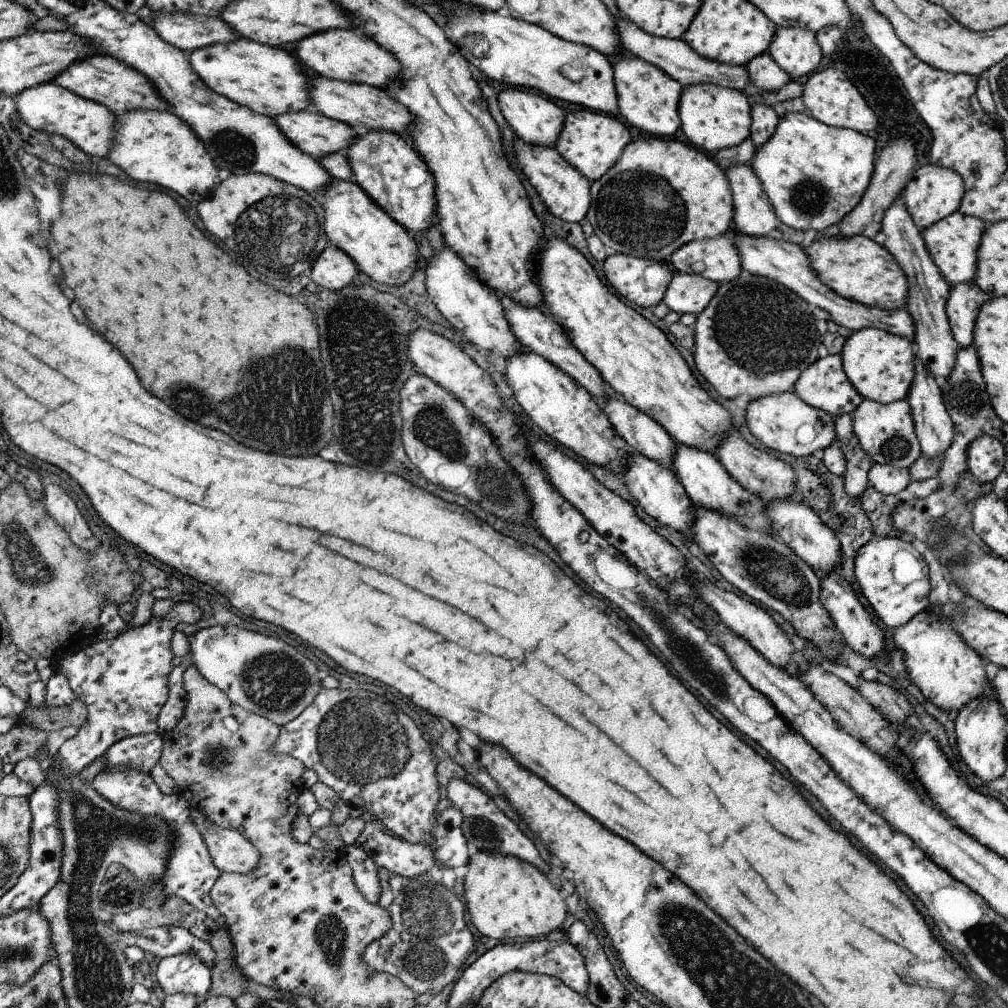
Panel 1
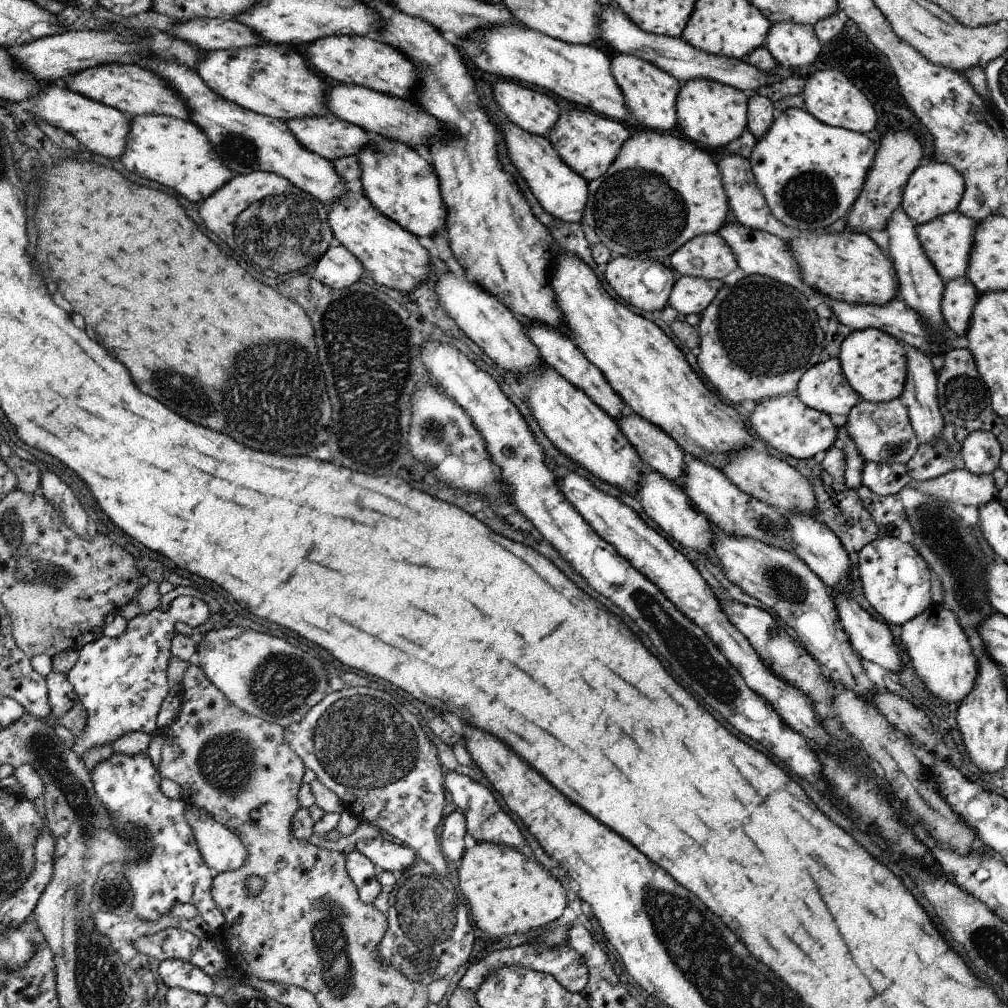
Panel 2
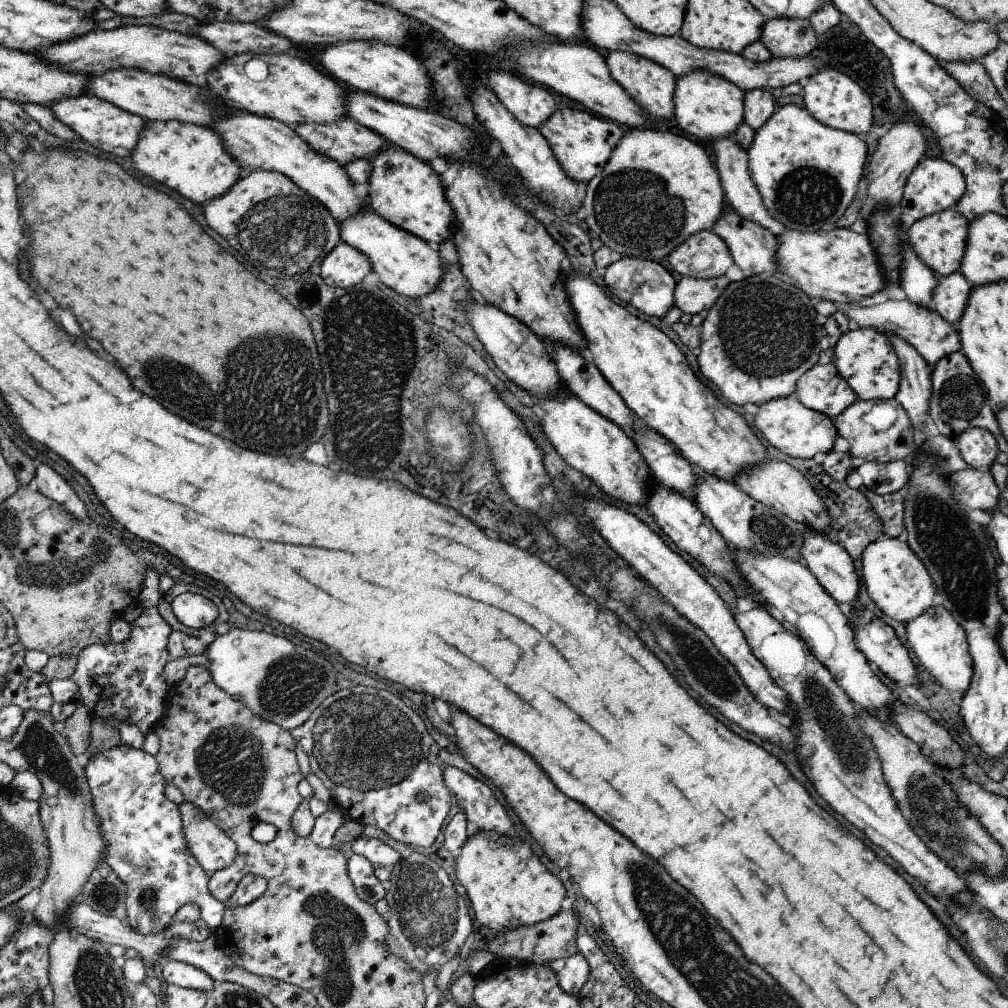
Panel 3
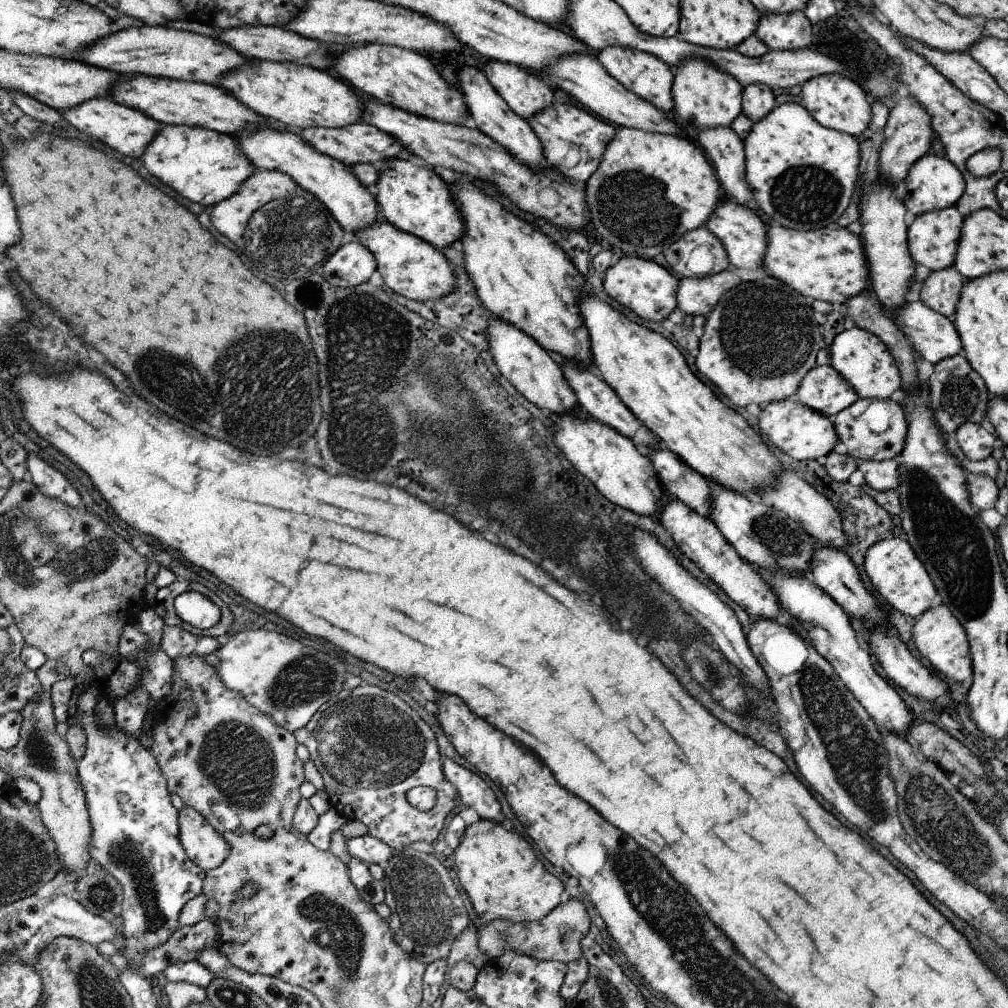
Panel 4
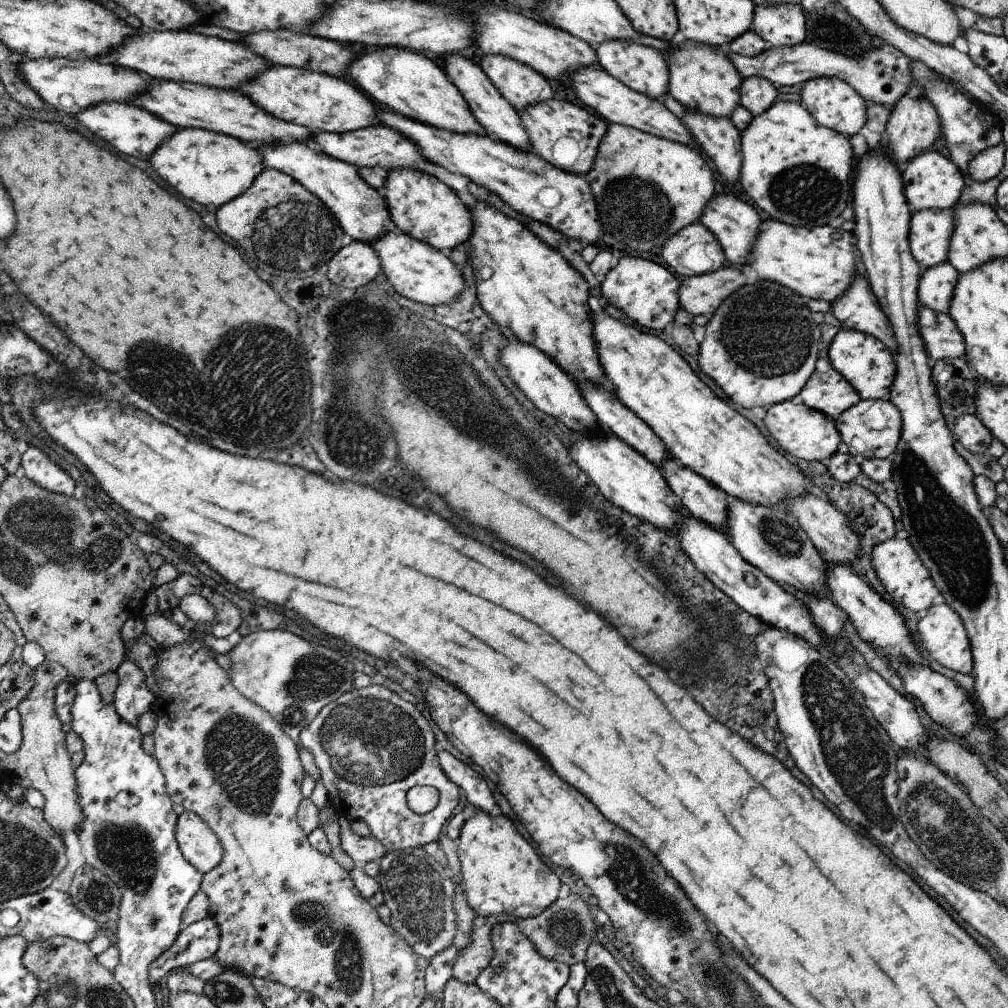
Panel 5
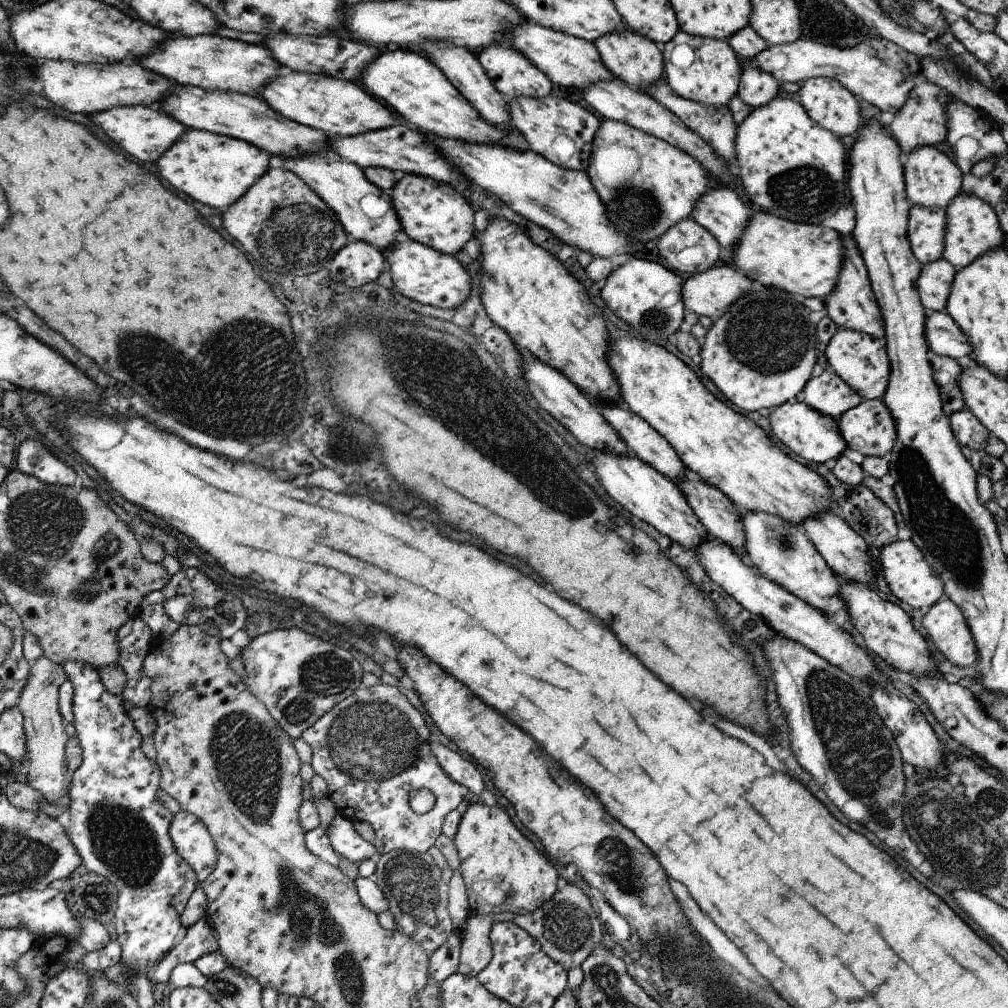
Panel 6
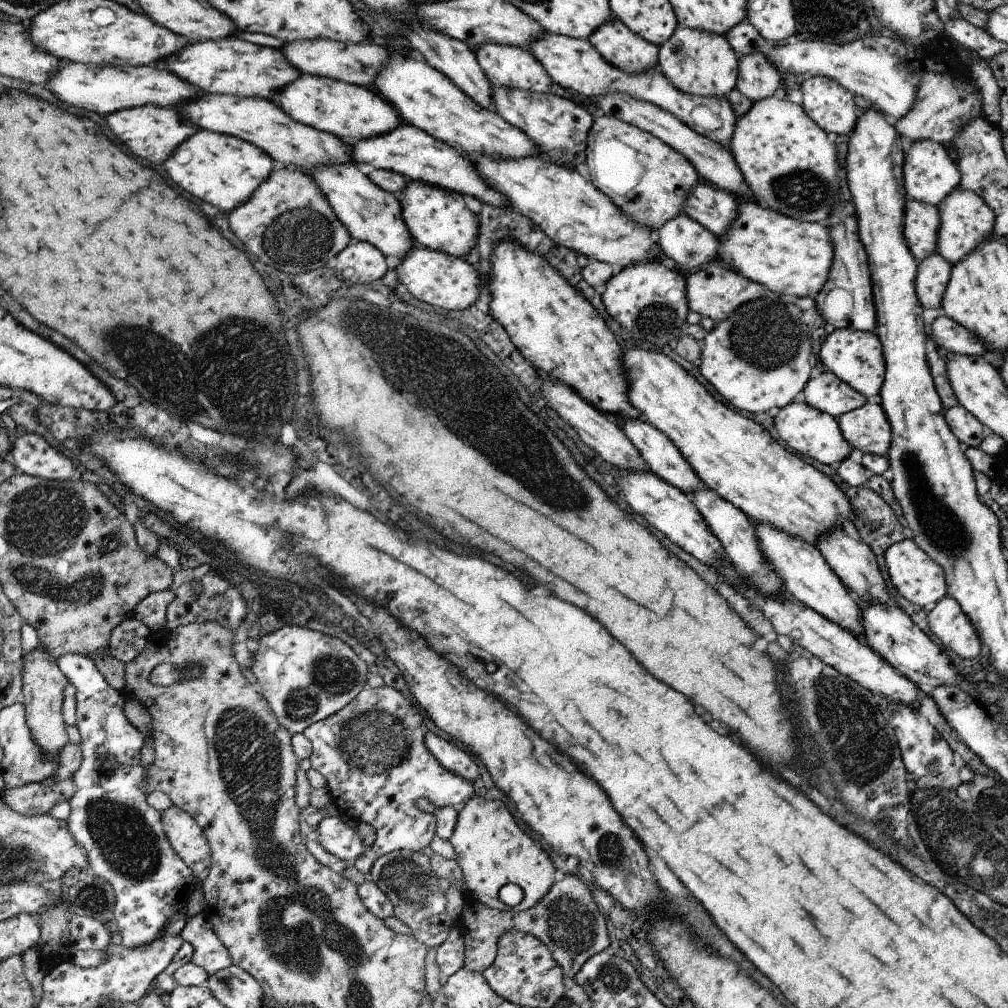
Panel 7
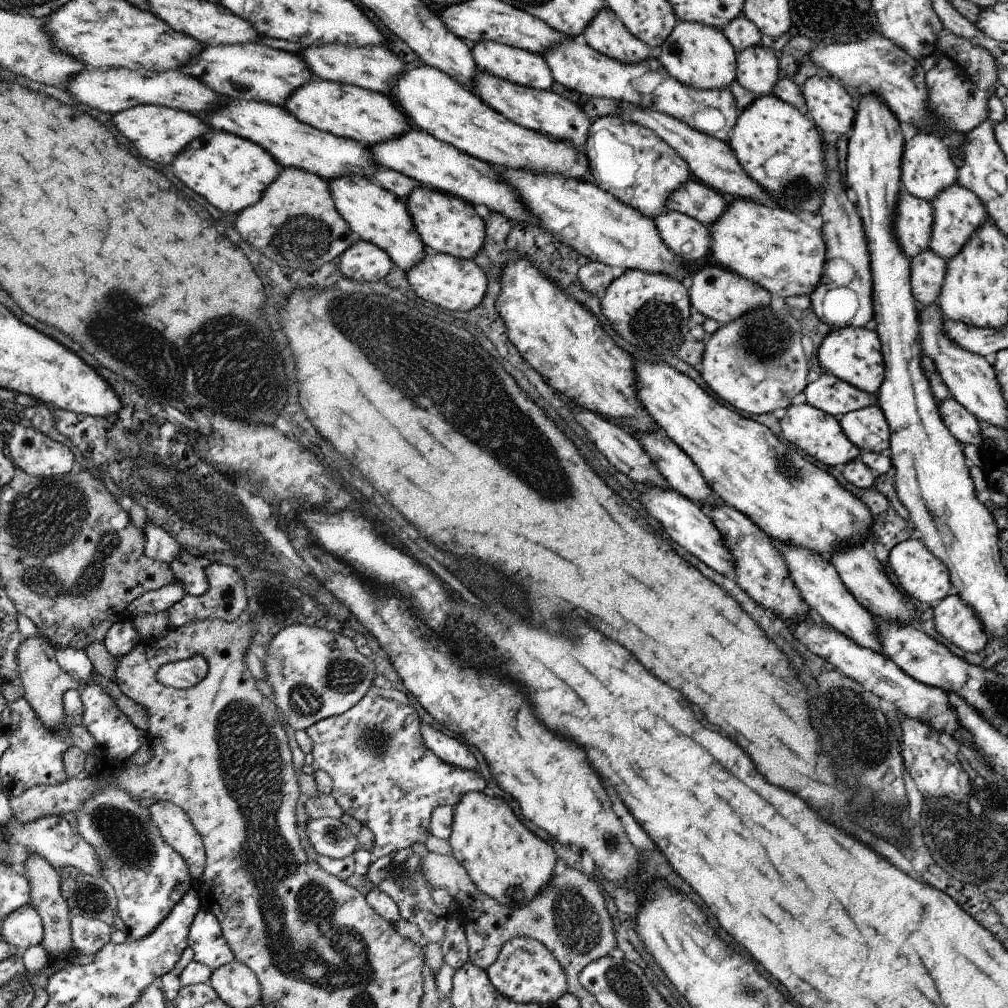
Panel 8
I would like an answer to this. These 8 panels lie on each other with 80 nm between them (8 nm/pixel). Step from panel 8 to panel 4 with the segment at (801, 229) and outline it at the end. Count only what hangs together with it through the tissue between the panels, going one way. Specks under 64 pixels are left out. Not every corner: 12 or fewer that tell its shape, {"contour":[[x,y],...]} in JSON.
{"contour":[[847,227],[766,228],[762,267],[797,293],[842,304],[870,289]]}

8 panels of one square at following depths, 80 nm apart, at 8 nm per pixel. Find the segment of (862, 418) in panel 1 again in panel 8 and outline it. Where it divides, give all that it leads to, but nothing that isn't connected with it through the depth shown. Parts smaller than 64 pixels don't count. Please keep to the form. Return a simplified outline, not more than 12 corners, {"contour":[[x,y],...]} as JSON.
{"contour":[[877,404],[841,415],[861,451],[888,452],[891,430]]}

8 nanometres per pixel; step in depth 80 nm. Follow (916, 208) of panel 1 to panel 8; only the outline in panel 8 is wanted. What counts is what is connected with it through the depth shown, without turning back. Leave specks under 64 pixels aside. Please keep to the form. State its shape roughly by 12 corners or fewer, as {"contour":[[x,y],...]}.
{"contour":[[944,138],[905,141],[902,188],[930,202],[956,183]]}

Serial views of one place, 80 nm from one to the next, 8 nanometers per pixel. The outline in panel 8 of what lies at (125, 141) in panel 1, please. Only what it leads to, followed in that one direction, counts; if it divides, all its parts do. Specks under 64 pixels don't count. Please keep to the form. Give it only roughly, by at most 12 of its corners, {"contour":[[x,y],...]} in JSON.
{"contour":[[209,130],[172,172],[222,212],[281,174],[262,145]]}

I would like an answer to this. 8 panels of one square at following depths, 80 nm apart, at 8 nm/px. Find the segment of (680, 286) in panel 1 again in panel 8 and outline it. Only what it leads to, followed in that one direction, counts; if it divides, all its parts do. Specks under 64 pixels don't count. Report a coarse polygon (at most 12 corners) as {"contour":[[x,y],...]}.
{"contour":[[704,262],[689,301],[720,325],[770,305],[758,283]]}

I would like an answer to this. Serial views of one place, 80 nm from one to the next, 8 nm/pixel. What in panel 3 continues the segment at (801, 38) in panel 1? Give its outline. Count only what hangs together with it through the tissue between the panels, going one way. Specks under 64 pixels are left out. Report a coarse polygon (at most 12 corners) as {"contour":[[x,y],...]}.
{"contour":[[808,19],[766,20],[760,40],[774,57],[814,54]]}

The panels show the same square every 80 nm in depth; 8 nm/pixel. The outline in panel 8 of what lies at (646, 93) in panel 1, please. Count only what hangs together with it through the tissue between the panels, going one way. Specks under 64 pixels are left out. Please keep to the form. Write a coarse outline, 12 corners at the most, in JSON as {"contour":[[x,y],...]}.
{"contour":[[608,6],[583,30],[581,40],[625,63],[657,53],[630,34]]}

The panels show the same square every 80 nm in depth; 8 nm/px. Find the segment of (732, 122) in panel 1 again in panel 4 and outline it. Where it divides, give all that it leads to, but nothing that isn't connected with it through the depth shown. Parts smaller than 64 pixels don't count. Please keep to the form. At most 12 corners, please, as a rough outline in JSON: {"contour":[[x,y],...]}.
{"contour":[[702,57],[673,69],[688,128],[731,126],[743,86]]}

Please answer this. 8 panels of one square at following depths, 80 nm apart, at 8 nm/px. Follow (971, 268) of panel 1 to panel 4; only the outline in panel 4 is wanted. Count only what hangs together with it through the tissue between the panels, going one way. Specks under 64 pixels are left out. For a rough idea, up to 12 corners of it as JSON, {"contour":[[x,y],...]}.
{"contour":[[955,206],[918,215],[907,230],[914,262],[952,266],[963,216]]}

